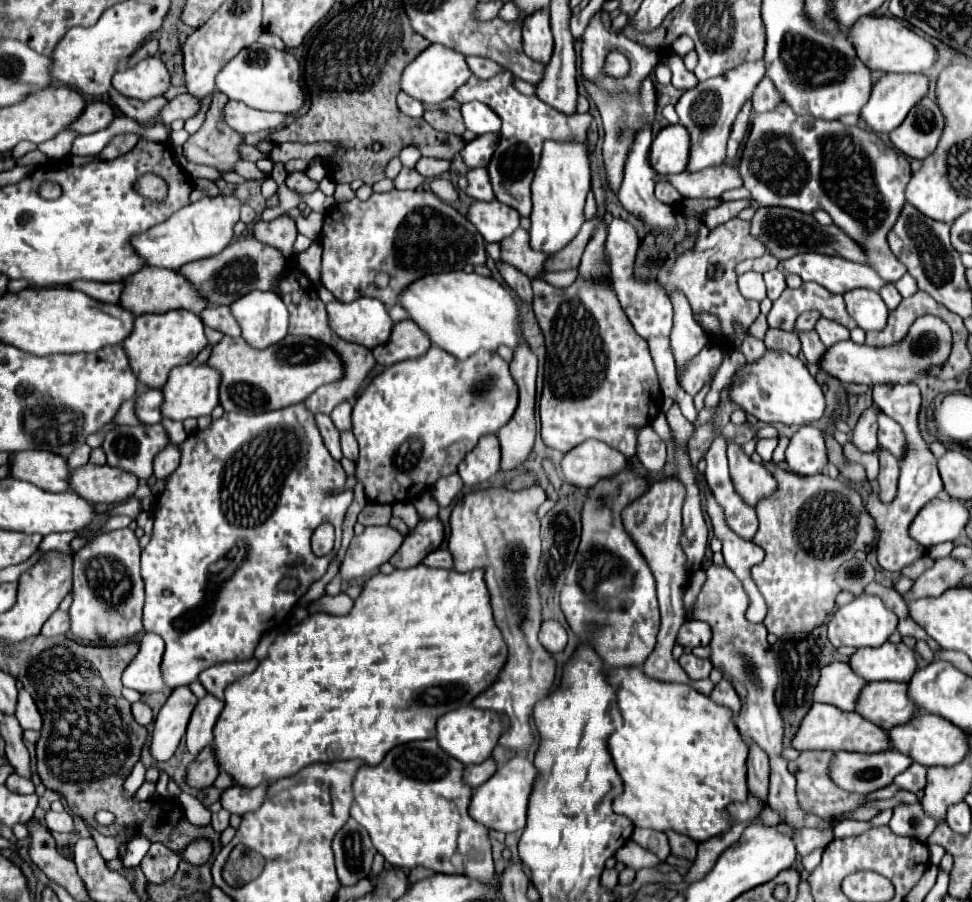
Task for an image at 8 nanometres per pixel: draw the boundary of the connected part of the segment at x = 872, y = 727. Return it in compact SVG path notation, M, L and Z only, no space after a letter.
M815 703L799 733L793 737L793 747L799 751L813 751L813 749L843 749L843 751L859 751L859 753L881 753L891 749L889 735L883 727L867 721L857 711L841 711L835 705Z

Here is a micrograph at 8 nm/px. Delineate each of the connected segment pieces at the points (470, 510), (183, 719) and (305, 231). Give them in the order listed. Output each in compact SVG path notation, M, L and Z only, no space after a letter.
M527 487L519 491L511 489L483 489L467 493L451 513L451 535L449 535L449 553L453 557L453 569L483 569L485 571L485 583L491 593L491 609L497 627L501 629L501 635L507 643L507 661L503 669L499 671L493 685L489 685L483 693L479 693L473 699L473 707L477 709L489 709L495 713L501 713L509 719L507 729L499 737L499 745L515 751L517 755L527 755L533 745L533 731L531 731L531 719L533 719L533 707L551 695L551 689L555 685L555 659L553 655L543 649L543 645L537 641L537 633L543 621L541 615L541 599L537 591L537 569L541 563L541 537L539 537L539 519L533 515L533 509L537 509L545 501L545 491L541 487Z
M175 687L157 713L153 723L153 737L149 745L149 753L153 763L165 763L175 753L181 737L185 735L189 715L197 703L197 697L191 693L189 687Z
M291 209L291 211L287 211L285 215L289 215L291 219L295 219L297 231L299 231L301 235L305 235L305 237L309 237L309 239L313 239L313 241L319 237L321 227L323 227L323 215L311 211L309 217L301 217L301 211L299 211L299 209Z

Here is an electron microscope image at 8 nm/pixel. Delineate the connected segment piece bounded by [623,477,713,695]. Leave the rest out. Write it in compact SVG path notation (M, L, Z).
M673 479L665 481L655 481L651 483L651 489L633 501L625 511L623 511L623 523L627 525L627 531L631 533L635 545L647 559L655 581L657 581L657 597L659 597L659 607L661 607L661 631L657 637L657 647L655 651L647 657L643 663L643 671L657 679L657 681L669 681L669 683L685 683L695 687L699 693L709 695L713 689L713 683L709 679L705 681L691 681L689 675L681 669L681 665L673 659L671 649L675 645L675 633L685 621L685 605L683 605L683 595L689 587L691 581L691 571L687 569L687 555L681 549L681 507L683 507L683 487Z

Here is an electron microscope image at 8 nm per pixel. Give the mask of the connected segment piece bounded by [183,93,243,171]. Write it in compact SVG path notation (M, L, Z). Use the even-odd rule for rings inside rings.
M213 93L203 127L183 145L183 155L187 161L197 165L211 165L219 171L231 169L231 165L239 161L237 149L243 141L243 135L233 133L233 129L227 129L227 125L223 125L221 113L225 103L227 97L223 93Z

